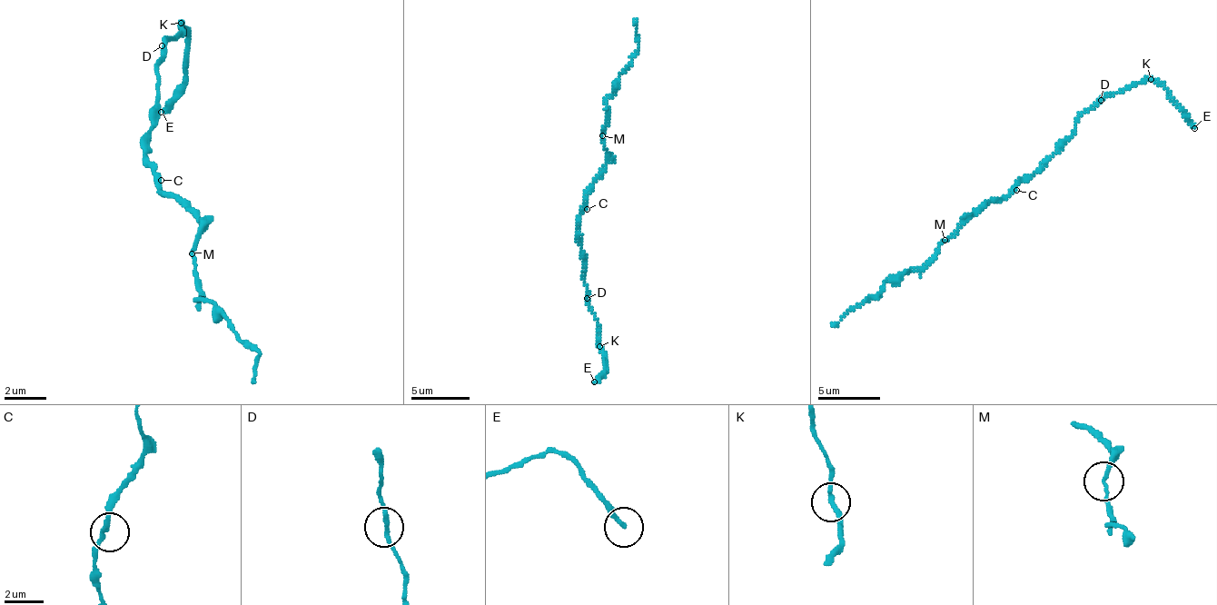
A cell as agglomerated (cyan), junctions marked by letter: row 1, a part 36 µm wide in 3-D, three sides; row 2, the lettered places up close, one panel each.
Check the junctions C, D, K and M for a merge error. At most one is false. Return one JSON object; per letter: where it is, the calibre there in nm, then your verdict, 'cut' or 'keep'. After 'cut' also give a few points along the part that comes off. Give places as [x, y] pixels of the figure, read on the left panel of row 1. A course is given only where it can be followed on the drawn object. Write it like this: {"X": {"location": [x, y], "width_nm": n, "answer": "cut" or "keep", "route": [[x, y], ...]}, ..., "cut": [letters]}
{"C": {"location": [161, 180], "width_nm": 240, "answer": "keep"}, "D": {"location": [162, 45], "width_nm": 220, "answer": "keep"}, "K": {"location": [181, 23], "width_nm": 220, "answer": "keep"}, "M": {"location": [192, 253], "width_nm": 140, "answer": "keep"}, "cut": []}

